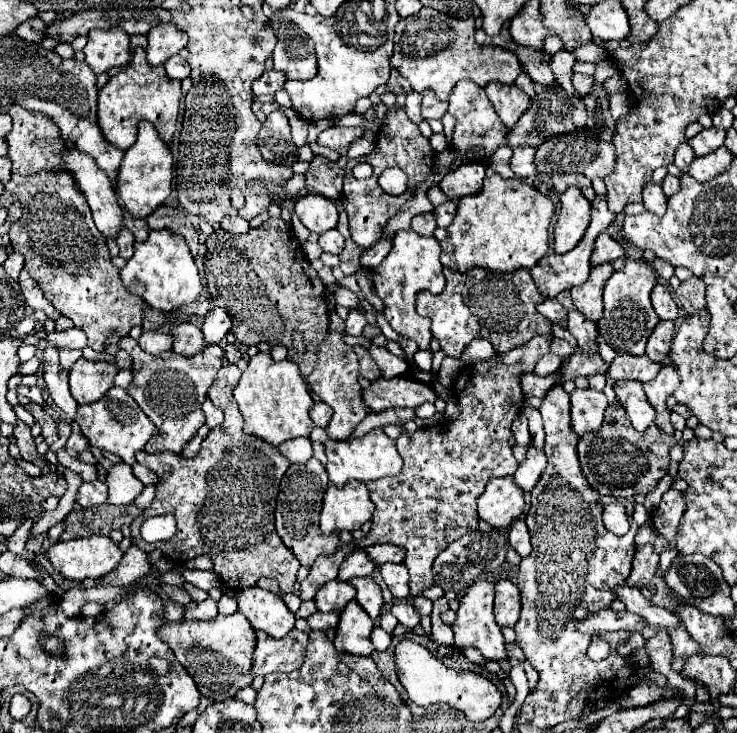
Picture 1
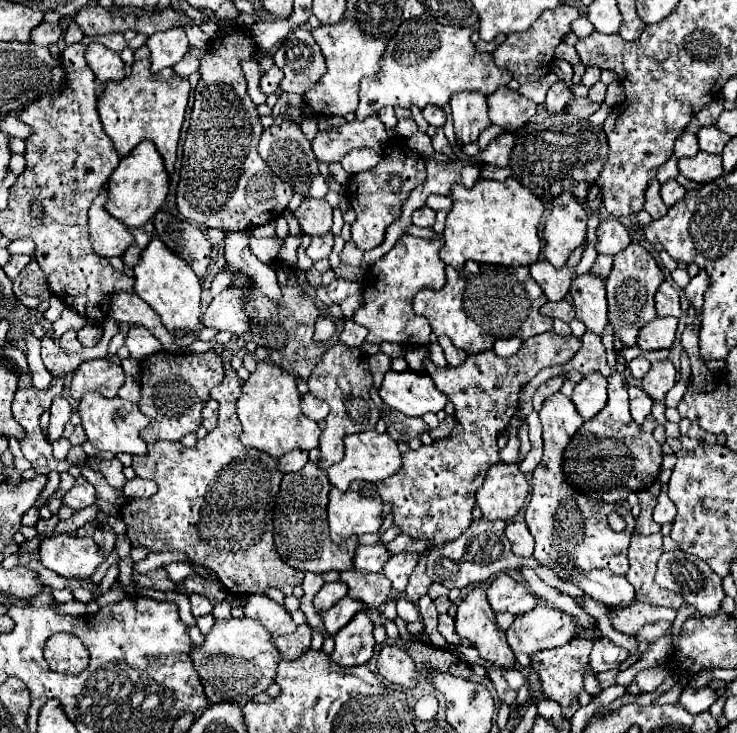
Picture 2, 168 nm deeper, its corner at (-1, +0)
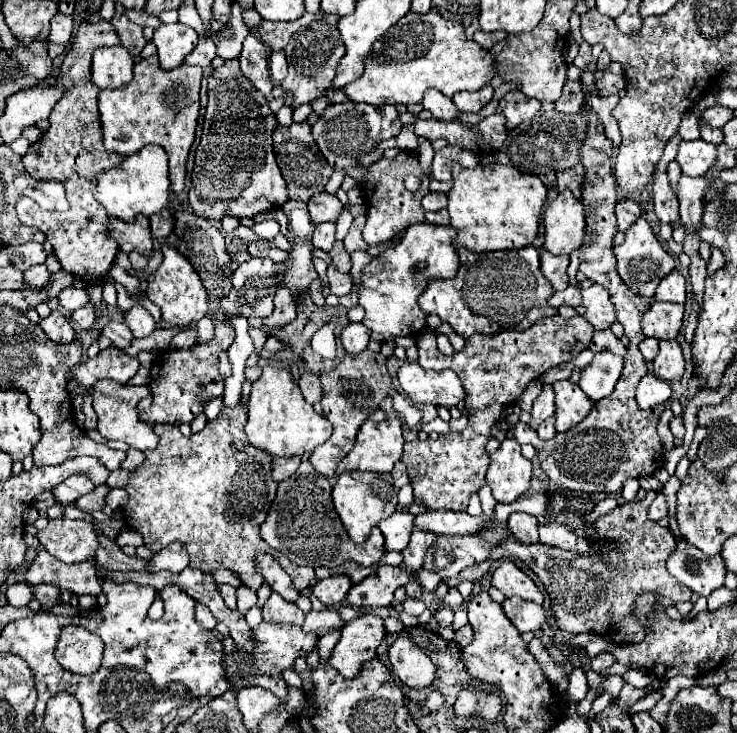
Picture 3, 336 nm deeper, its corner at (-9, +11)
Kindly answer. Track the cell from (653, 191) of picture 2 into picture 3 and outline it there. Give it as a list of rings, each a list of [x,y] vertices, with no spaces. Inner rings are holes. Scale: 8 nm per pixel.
[[[675,135],[675,137],[667,143],[665,153],[663,153],[661,161],[657,163],[657,169],[655,169],[653,181],[651,181],[655,215],[657,215],[659,221],[663,221],[663,223],[671,223],[671,221],[679,219],[679,201],[677,201],[677,195],[673,193],[673,189],[671,189],[671,185],[669,185],[669,179],[667,179],[667,165],[669,165],[669,161],[675,159],[679,143],[681,143],[681,137],[679,137],[679,135]]]

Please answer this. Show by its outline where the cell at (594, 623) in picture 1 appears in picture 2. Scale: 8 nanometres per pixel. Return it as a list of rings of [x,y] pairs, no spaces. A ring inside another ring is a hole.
[[[535,606],[531,612],[515,616],[513,624],[505,630],[511,650],[535,654],[567,644],[579,632],[577,620],[561,610]]]

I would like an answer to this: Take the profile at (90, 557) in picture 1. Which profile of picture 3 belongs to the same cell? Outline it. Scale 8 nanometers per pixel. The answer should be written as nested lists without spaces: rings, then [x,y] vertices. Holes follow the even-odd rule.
[[[51,519],[49,525],[37,533],[41,545],[63,563],[79,563],[93,559],[99,547],[99,537],[93,523],[81,519]]]

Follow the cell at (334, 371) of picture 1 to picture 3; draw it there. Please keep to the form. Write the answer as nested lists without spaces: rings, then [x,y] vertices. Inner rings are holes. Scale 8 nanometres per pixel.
[[[365,349],[363,353],[357,353],[357,355],[347,353],[343,357],[343,361],[333,371],[321,373],[319,379],[323,385],[321,405],[323,405],[325,417],[333,425],[333,435],[313,451],[309,461],[317,473],[331,479],[335,475],[337,463],[353,449],[355,435],[357,435],[359,427],[369,419],[369,415],[379,407],[379,403],[385,397],[393,395],[395,391],[393,391],[391,377],[385,367],[385,357],[381,353],[373,353],[369,349]]]

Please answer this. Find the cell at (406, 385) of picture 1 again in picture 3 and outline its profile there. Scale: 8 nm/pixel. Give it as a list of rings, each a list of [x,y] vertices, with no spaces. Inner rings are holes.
[[[405,363],[397,379],[413,403],[453,407],[465,397],[461,379],[453,371],[425,371],[419,363]]]

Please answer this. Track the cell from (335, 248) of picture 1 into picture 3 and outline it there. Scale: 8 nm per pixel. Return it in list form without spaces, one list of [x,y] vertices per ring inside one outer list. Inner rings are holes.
[[[323,223],[321,231],[315,231],[312,235],[314,247],[319,247],[323,251],[331,251],[335,243],[335,223]]]

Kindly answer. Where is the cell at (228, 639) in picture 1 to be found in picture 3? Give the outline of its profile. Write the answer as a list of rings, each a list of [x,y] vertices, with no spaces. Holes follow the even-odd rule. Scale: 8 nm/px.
[[[261,621],[253,629],[253,651],[243,653],[235,649],[233,653],[223,657],[223,669],[227,675],[227,681],[233,691],[261,685],[261,687],[273,691],[281,701],[286,701],[288,685],[283,682],[282,673],[293,665],[293,661],[299,655],[309,655],[311,649],[317,645],[317,635],[303,633],[297,625],[279,625],[279,623],[265,623]]]

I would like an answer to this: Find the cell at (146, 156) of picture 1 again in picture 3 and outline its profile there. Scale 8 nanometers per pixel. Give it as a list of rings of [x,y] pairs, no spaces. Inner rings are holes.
[[[145,145],[137,153],[123,159],[123,163],[109,171],[97,175],[97,201],[105,207],[107,213],[123,221],[135,221],[135,215],[151,217],[159,213],[169,201],[169,167],[167,153],[159,145]]]

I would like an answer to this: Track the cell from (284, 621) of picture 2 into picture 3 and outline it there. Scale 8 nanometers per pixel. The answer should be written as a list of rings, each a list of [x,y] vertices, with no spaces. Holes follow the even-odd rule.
[[[271,593],[265,605],[261,607],[263,611],[263,621],[271,623],[293,623],[293,625],[303,625],[305,613],[295,605],[279,597],[277,593]]]

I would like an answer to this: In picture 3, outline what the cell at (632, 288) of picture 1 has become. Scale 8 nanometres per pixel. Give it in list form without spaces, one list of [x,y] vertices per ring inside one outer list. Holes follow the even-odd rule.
[[[643,217],[635,225],[629,227],[629,231],[625,233],[625,243],[615,249],[615,257],[617,257],[617,271],[619,271],[619,277],[623,279],[623,283],[635,295],[641,295],[647,299],[655,297],[655,289],[657,289],[659,281],[675,269],[673,257],[661,247],[661,243],[653,235],[649,223]]]

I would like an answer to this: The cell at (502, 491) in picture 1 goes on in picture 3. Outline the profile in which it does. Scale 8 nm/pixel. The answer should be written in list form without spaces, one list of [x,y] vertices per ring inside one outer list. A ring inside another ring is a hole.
[[[505,439],[501,447],[491,453],[485,481],[499,503],[513,503],[527,493],[531,483],[531,461],[521,455],[521,445],[515,439]]]

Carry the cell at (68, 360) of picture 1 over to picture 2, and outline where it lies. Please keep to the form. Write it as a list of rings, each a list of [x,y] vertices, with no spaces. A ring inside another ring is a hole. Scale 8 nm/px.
[[[65,332],[65,334],[61,336],[61,348],[69,350],[69,352],[81,350],[81,342],[77,340],[77,334],[75,334],[75,332]]]

